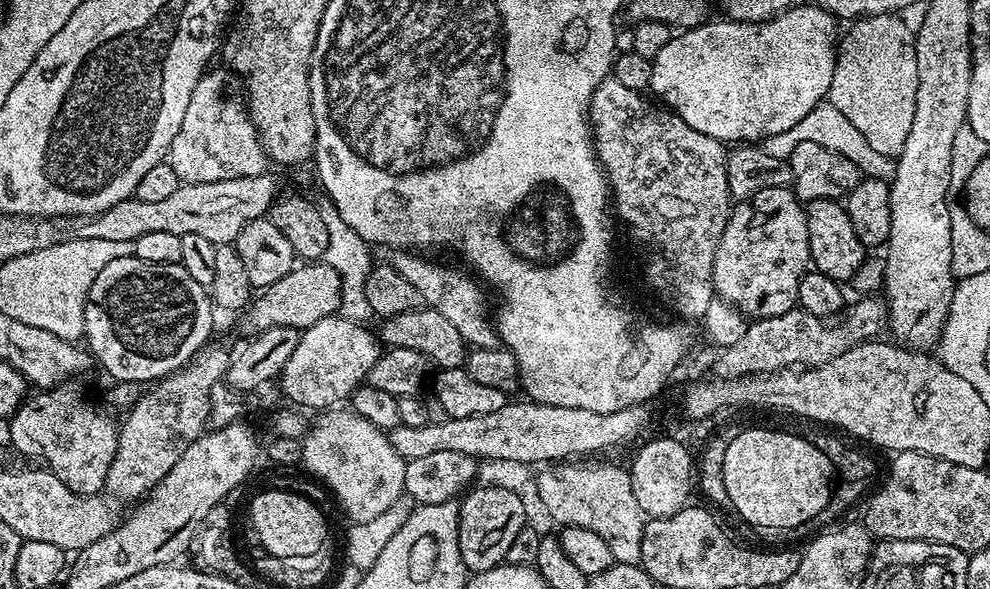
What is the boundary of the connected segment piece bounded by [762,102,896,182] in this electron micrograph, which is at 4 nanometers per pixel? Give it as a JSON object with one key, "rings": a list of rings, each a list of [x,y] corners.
{"rings":[[[822,102],[814,106],[814,110],[810,110],[810,114],[802,118],[802,122],[798,122],[798,126],[782,130],[782,134],[768,137],[763,141],[762,147],[766,150],[766,154],[774,154],[774,158],[787,160],[794,146],[798,146],[798,142],[818,142],[818,146],[826,146],[826,150],[834,150],[834,154],[850,158],[850,162],[854,162],[854,166],[858,166],[860,173],[867,179],[891,182],[896,176],[895,159],[873,150],[870,142],[866,142],[866,138],[852,125],[850,118],[846,118],[846,114],[842,114],[842,110],[838,110],[838,106],[834,106],[831,102]]]}

